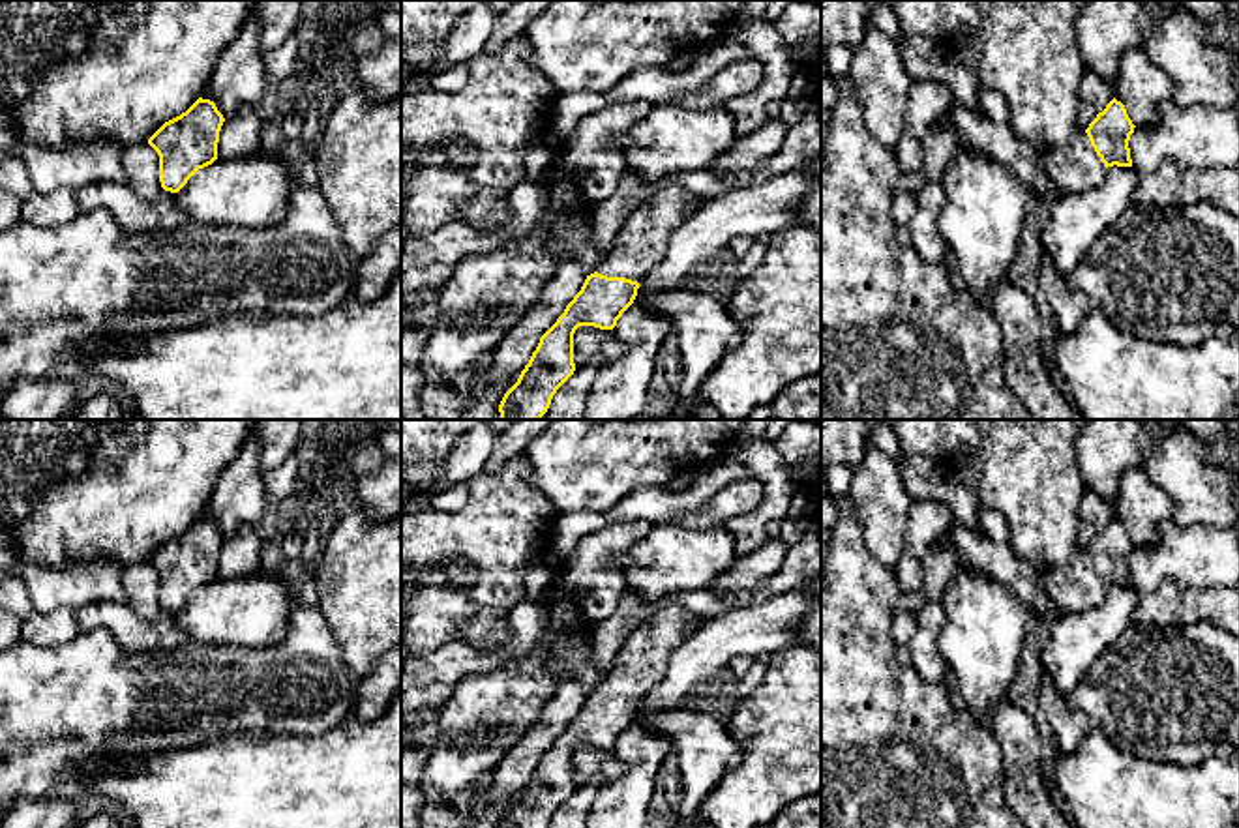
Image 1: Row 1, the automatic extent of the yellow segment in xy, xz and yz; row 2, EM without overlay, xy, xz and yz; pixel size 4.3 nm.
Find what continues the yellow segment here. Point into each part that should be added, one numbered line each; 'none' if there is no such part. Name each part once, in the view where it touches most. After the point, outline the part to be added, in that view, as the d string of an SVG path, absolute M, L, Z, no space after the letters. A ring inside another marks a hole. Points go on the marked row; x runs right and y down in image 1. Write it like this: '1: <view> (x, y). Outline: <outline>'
1: xz (641, 242). Outline: M682 184L658 187L613 238L598 274L643 281L665 257L671 234L694 214L692 202L699 199Z

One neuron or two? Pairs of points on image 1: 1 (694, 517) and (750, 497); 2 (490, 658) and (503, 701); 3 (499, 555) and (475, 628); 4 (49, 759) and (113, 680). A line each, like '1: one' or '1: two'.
1: one
2: two
3: two
4: two

